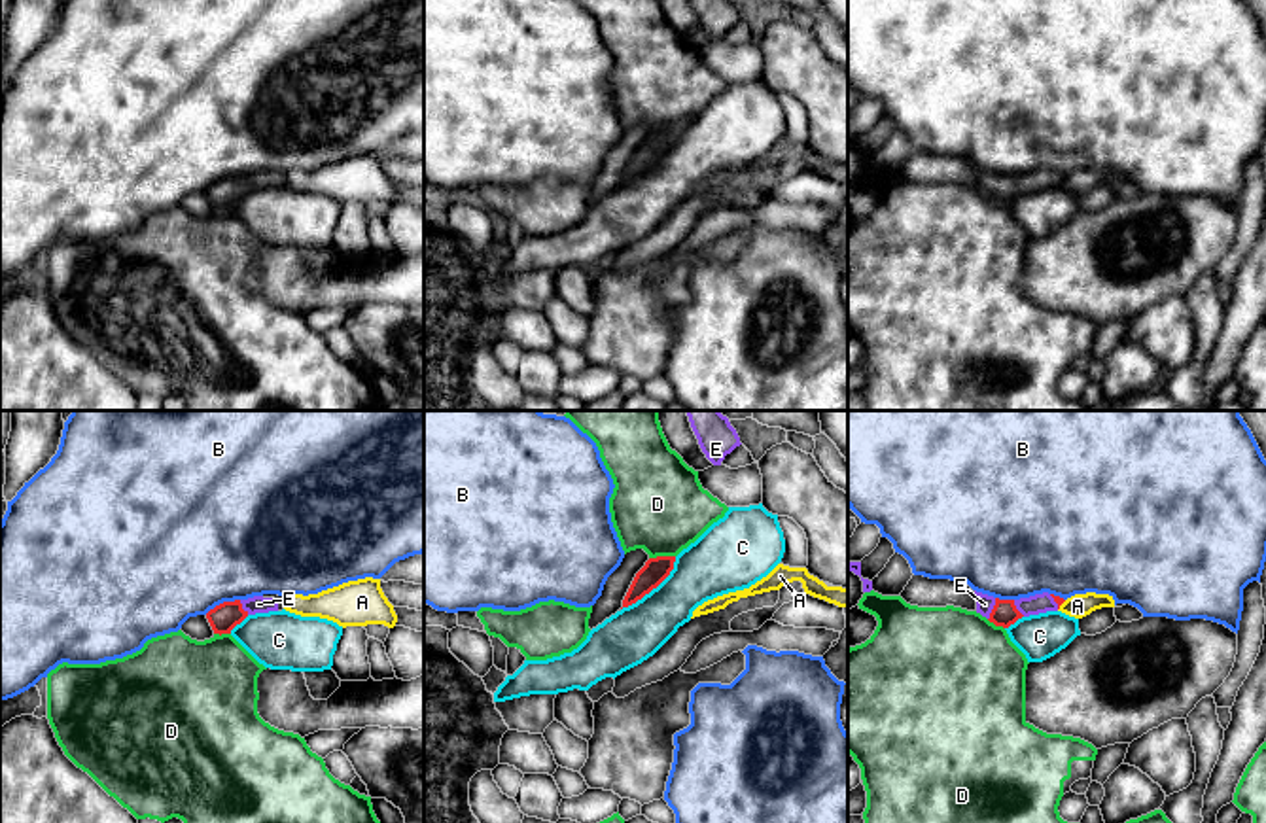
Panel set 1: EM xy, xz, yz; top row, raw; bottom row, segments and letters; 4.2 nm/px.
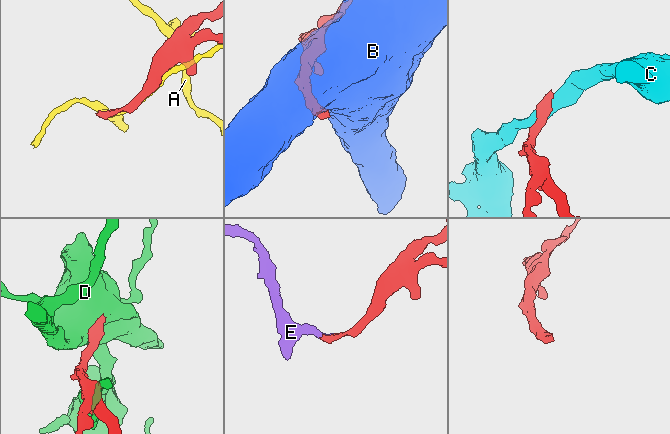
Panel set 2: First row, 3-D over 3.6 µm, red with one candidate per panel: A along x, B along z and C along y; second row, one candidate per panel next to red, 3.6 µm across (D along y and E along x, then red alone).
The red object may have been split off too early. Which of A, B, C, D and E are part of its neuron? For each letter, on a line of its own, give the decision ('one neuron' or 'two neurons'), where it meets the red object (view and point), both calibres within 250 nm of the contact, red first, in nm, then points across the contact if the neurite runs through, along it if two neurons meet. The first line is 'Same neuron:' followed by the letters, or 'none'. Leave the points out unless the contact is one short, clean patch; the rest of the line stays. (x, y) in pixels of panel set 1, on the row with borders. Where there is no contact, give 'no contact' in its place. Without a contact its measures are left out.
Same neuron: E
A: two neurons; contact yz (1060, 604); calibres 40 and 100 nm
B: two neurons; contact xy (224, 602); calibres 120 and 500 nm
C: two neurons; contact xz (653, 587); calibres 110 and 260 nm
D: two neurons; contact xz (661, 557); calibres 110 and 400 nm
E: one neuron; contact yz (992, 610); calibres 110 and 80 nm; way yz (1003, 613), (992, 610), (984, 604)

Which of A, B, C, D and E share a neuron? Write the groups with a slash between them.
A / B / C / D / E

